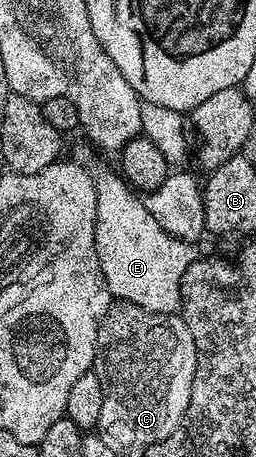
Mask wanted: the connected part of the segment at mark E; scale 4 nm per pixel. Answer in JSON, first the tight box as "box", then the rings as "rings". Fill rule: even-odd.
{"box":[96,172,197,313],"rings":[[[119,172],[96,173],[96,250],[108,290],[117,302],[129,301],[146,311],[176,313],[186,267],[197,260],[193,246],[172,237],[150,215],[143,200]]]}

